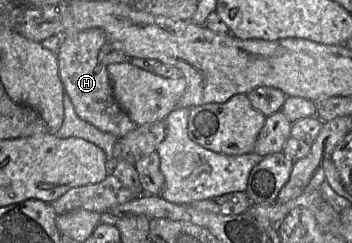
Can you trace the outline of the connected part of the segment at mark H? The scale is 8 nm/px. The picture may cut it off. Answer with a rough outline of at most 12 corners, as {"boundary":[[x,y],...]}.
{"boundary":[[99,28],[66,32],[56,54],[76,114],[118,139],[137,125],[99,61]]}

